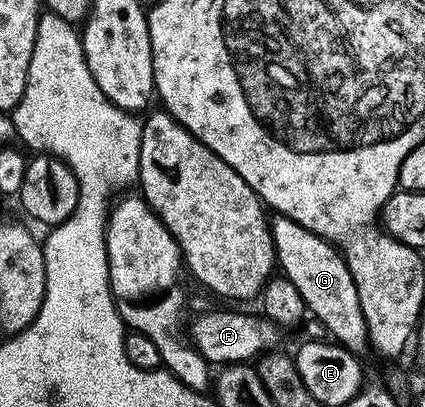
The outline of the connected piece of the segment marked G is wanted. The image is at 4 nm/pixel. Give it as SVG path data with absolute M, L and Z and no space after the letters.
M285 217L271 218L270 232L277 266L281 274L292 281L292 285L296 285L300 297L304 297L307 312L326 326L326 335L333 342L355 353L367 350L370 338L364 313L360 309L360 297L356 293L356 281L352 281L352 273L339 248L304 229L304 225Z

